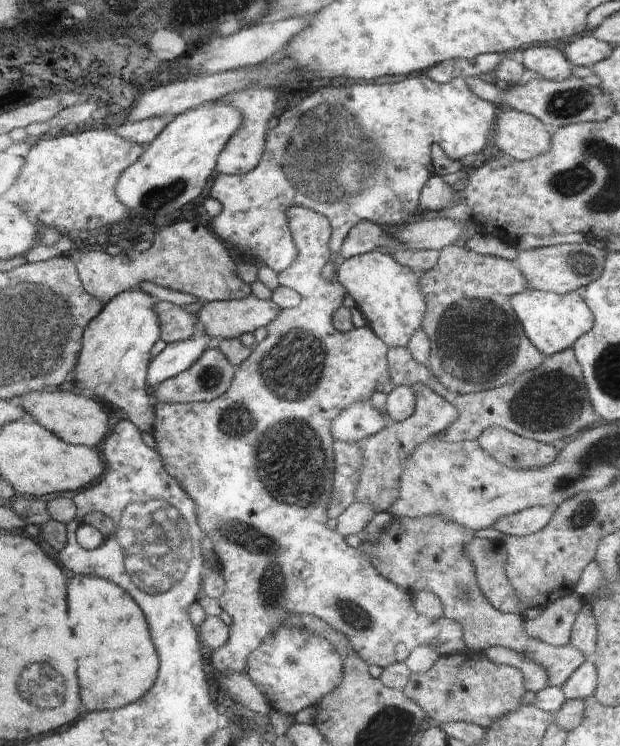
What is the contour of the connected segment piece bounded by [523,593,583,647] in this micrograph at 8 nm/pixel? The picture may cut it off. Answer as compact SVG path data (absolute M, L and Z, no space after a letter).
M576 593L562 597L544 608L535 619L524 620L523 625L532 638L555 647L566 646L582 605L582 598Z

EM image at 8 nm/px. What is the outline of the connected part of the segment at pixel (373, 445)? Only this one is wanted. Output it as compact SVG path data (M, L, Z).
M425 384L411 386L417 395L416 410L408 419L392 422L382 432L360 442L362 466L357 482L356 501L368 503L375 513L386 512L399 497L401 474L407 465L406 460L413 450L422 443L445 431L457 417L457 408L444 400Z

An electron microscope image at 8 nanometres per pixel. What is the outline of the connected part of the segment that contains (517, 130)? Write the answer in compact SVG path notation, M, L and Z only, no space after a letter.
M503 108L495 120L495 144L519 161L533 159L549 149L552 130L541 120L514 108Z

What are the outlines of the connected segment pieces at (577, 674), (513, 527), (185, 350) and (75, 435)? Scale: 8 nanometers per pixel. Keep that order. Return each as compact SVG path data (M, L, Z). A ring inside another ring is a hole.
M590 659L585 660L561 686L566 699L588 699L597 690L597 667Z
M528 507L514 514L502 517L492 525L493 528L506 535L517 537L528 536L540 532L549 523L555 507Z
M200 336L187 341L168 343L149 364L146 382L154 388L157 384L183 373L208 347L210 338Z
M66 390L30 391L22 396L20 404L31 415L31 419L38 421L42 426L55 432L68 444L84 445L87 447L97 447L102 444L106 432L108 432L108 416L102 410L99 402L94 402L90 398L84 398L80 394Z

